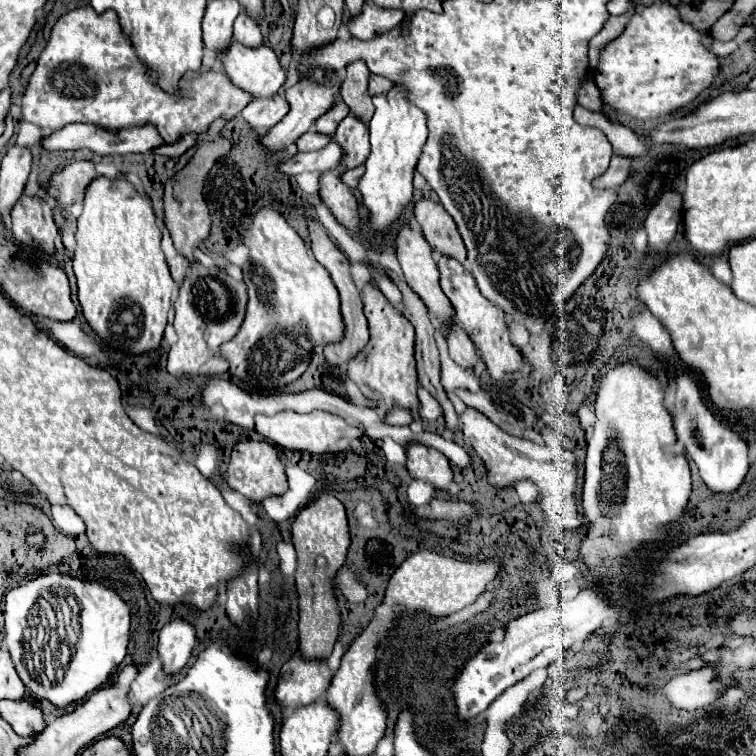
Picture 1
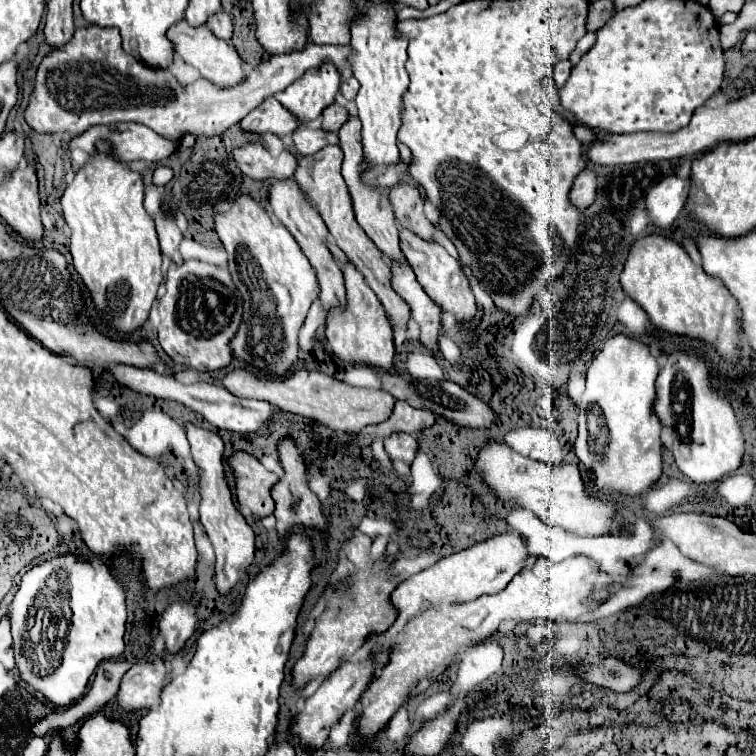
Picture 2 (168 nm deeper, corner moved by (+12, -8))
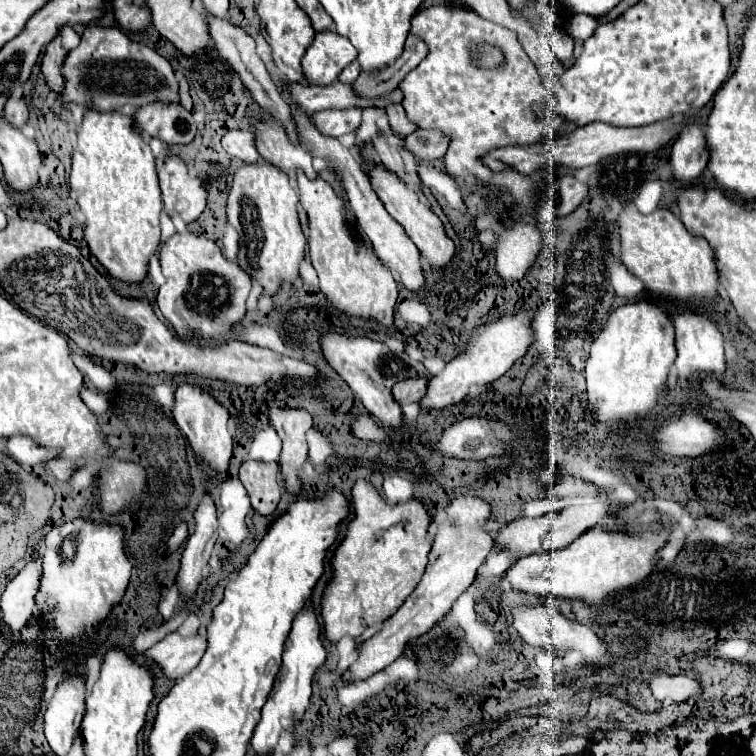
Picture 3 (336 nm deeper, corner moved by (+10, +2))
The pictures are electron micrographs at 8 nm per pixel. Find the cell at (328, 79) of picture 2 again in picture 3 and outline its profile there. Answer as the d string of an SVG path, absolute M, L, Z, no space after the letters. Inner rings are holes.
M334 31L316 33L312 45L302 57L304 81L308 85L332 85L340 71L356 59L356 49Z

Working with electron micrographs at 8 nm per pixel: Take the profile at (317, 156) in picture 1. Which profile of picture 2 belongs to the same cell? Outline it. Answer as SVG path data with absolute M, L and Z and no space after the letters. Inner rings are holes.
M246 143L242 147L232 149L232 159L244 175L258 181L286 179L286 177L292 177L296 171L294 155L290 155L288 151L282 151L274 157L260 143Z

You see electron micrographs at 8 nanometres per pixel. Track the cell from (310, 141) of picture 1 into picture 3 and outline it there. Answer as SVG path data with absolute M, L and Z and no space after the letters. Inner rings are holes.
M328 109L310 115L312 125L328 137L340 137L344 133L354 133L360 125L360 109Z

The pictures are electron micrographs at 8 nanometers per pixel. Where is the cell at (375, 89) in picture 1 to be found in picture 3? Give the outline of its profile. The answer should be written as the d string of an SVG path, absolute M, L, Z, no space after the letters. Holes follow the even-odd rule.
M354 61L354 63L350 63L350 65L340 73L338 81L340 81L340 83L352 83L352 81L358 77L358 73L360 73L360 65L356 65L356 61Z

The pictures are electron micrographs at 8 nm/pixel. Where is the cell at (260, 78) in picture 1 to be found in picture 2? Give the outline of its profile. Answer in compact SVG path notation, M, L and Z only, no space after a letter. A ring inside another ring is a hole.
M182 19L180 23L176 23L176 25L172 25L168 29L168 39L174 45L176 55L184 63L188 63L194 69L198 69L204 79L216 83L218 87L232 87L232 83L238 83L240 79L244 79L244 71L242 71L242 63L244 61L240 59L236 49L226 45L222 39L216 39L216 35L212 35L212 31L206 25L190 27L186 23L186 19Z

